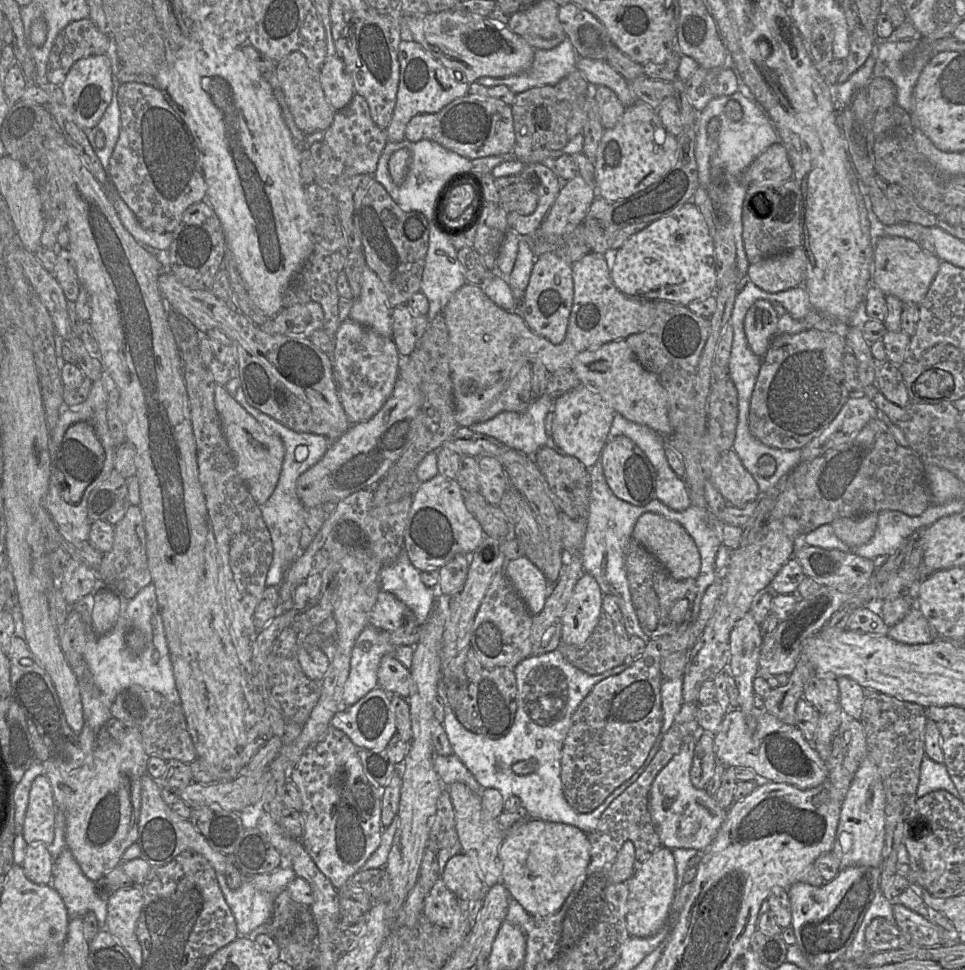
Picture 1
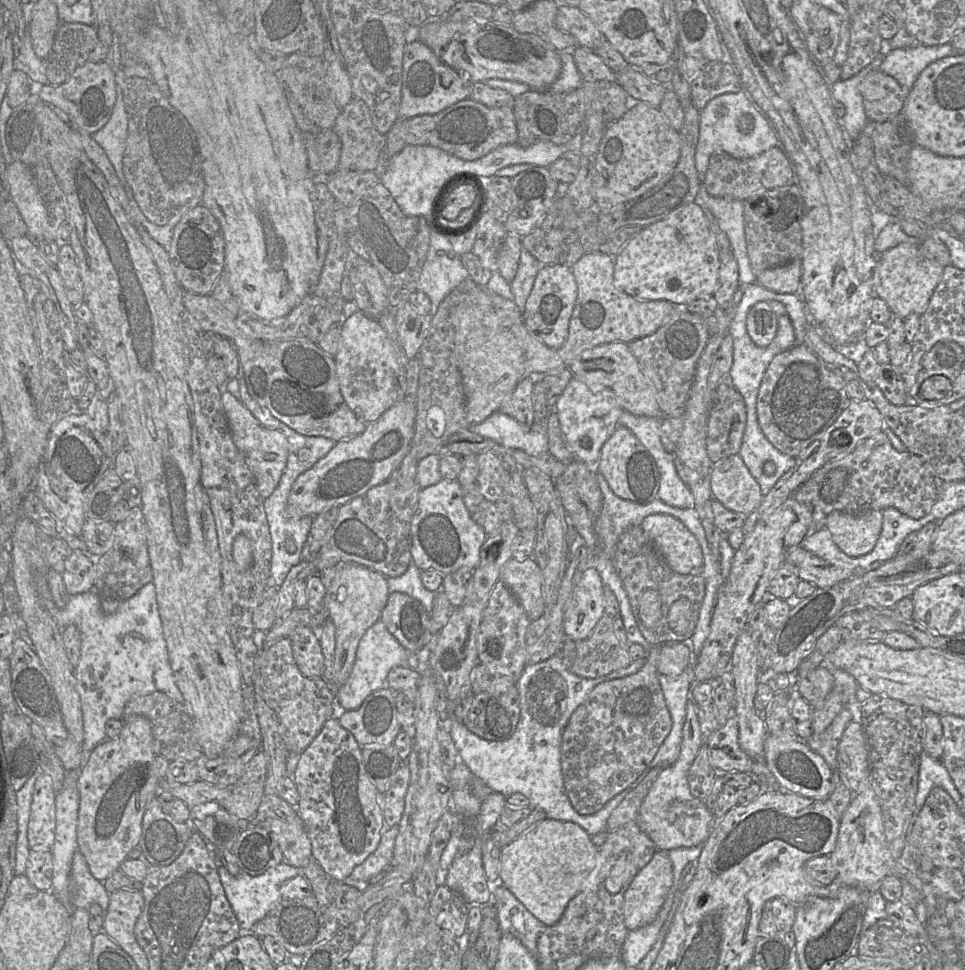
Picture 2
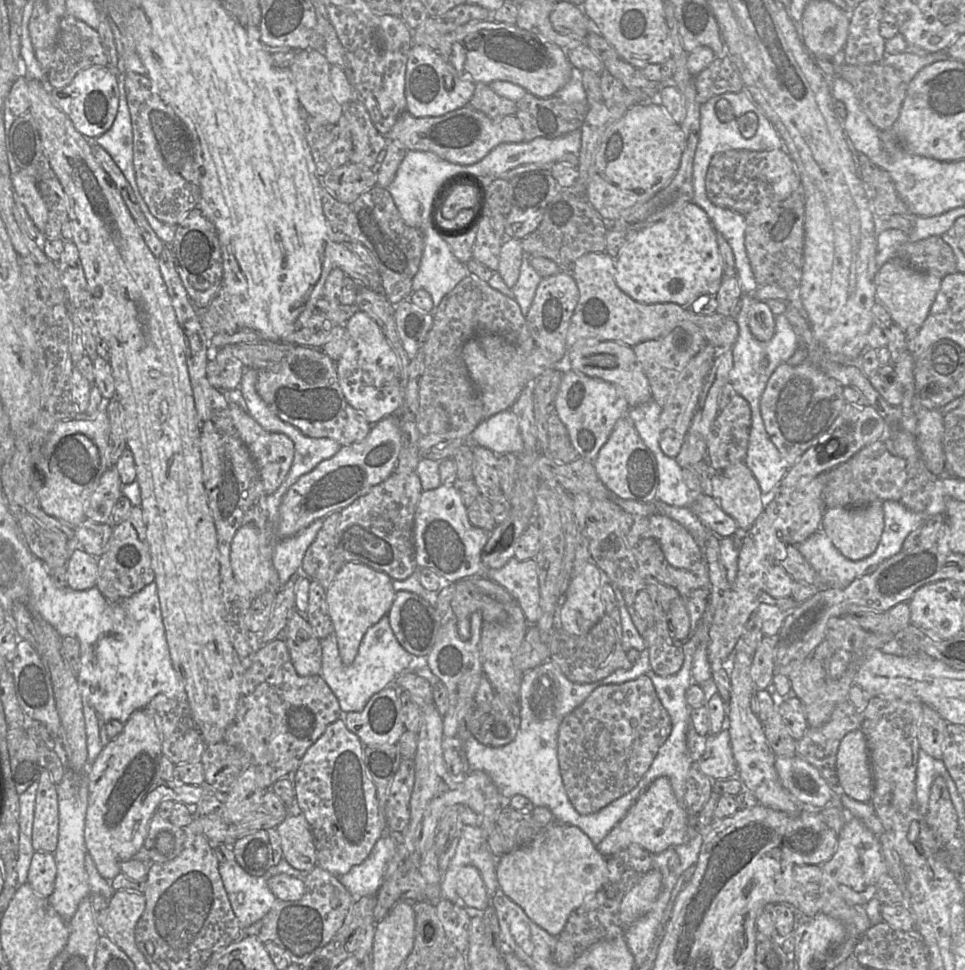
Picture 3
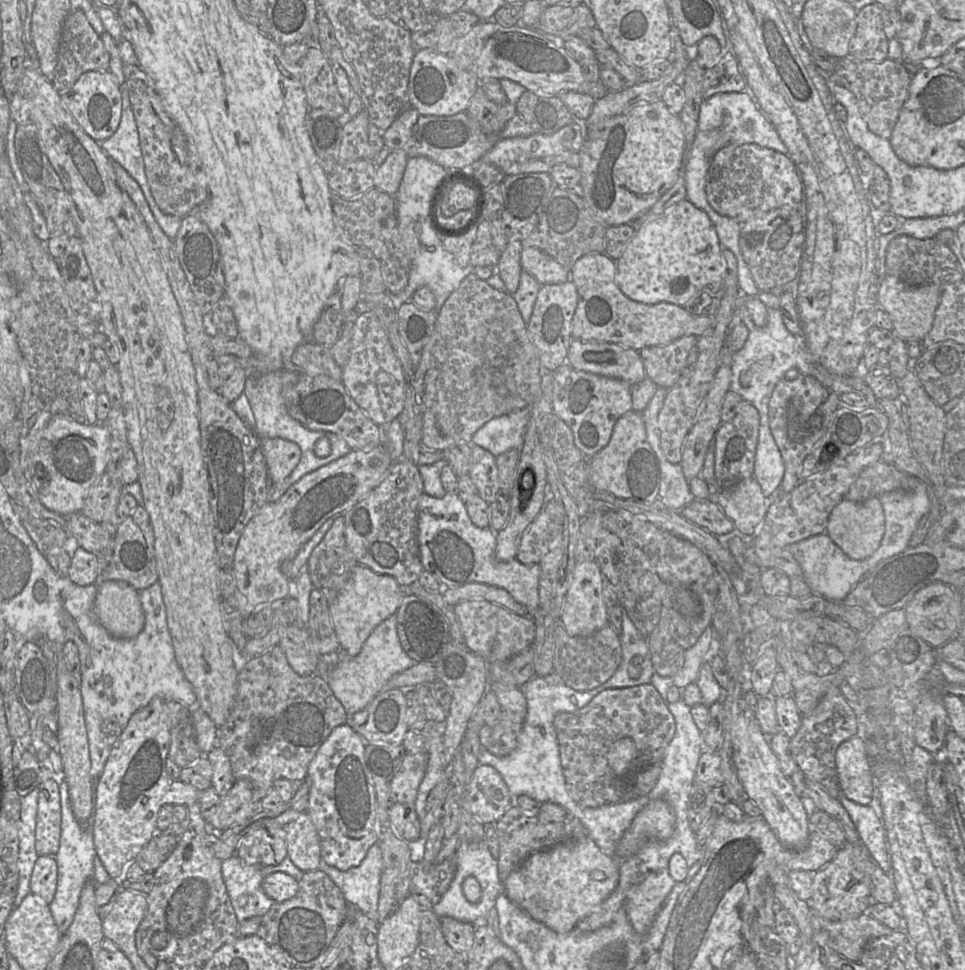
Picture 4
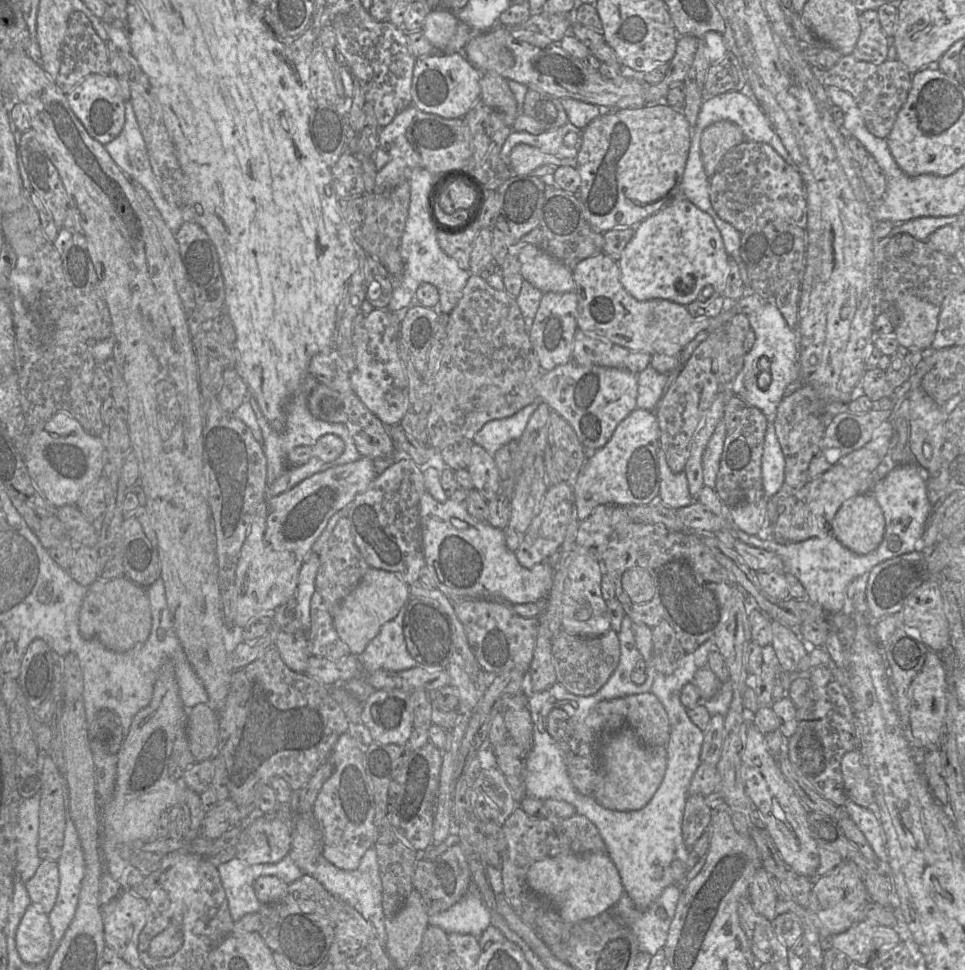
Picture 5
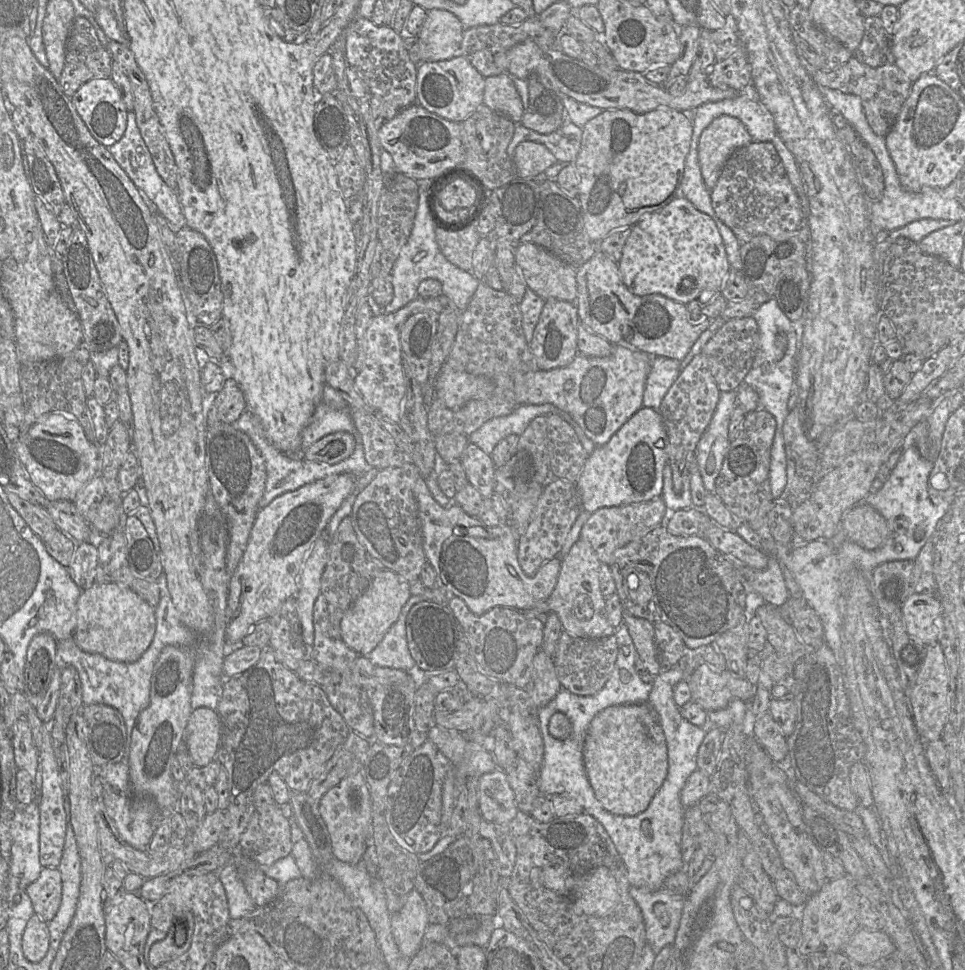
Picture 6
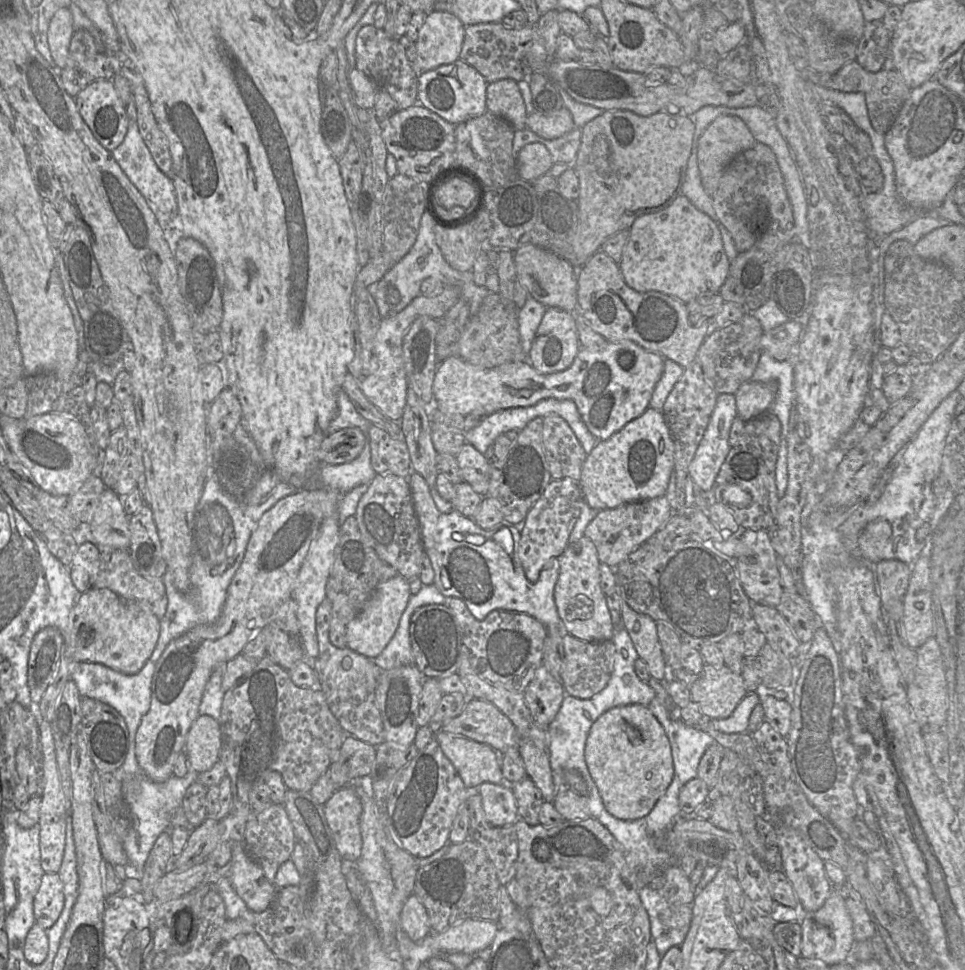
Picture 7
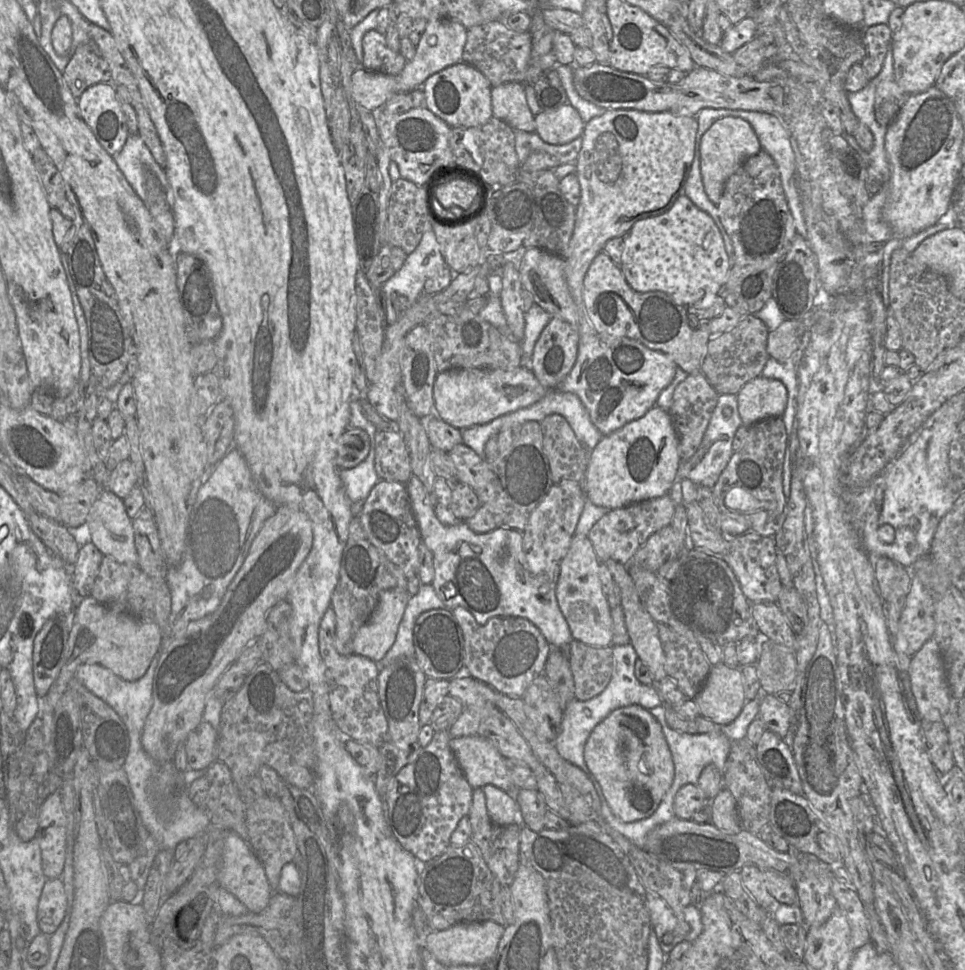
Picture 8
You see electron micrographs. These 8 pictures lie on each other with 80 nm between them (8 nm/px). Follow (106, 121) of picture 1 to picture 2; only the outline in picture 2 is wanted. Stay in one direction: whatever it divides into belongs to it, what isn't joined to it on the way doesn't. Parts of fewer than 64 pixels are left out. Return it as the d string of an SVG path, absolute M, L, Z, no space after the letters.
M121 86L109 121L92 135L95 142L105 151L121 182L124 180L123 156L127 135L128 119L123 100L123 86Z

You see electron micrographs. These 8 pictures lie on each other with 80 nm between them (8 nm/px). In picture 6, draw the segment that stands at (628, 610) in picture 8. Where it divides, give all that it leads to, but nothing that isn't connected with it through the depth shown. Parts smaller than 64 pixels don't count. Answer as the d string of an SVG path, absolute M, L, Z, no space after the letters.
M623 608L623 623L627 626L640 659L652 676L661 671L655 640L654 624L644 618L630 615Z

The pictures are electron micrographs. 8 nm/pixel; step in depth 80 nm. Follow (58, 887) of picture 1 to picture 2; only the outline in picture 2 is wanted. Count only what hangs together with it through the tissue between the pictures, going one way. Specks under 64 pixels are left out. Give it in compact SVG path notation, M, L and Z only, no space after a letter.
M76 851L73 855L70 873L70 906L72 909L98 904L106 912L110 894L105 890L103 882L95 879L89 871L83 854Z

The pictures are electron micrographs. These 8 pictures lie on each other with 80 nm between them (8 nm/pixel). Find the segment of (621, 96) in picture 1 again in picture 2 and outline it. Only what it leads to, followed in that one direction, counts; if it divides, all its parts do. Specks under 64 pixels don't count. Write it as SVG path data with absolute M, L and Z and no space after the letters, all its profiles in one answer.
M576 46L572 49L572 55L576 67L584 81L617 81L617 74L604 63L602 58L599 57L594 50Z

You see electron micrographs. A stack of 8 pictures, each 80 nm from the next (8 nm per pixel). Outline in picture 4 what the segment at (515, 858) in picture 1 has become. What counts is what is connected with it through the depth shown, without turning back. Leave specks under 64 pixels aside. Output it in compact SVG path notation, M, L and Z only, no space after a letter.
M591 838L570 840L530 855L504 880L504 893L533 920L565 933L597 908L617 887L618 860L607 856Z

